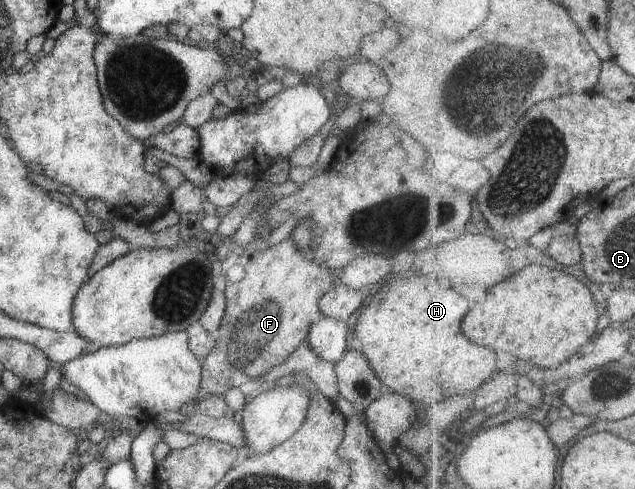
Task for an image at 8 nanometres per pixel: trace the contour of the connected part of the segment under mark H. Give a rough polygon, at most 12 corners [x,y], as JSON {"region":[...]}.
{"region":[[434,269],[357,316],[359,352],[418,408],[478,392],[497,354]]}

